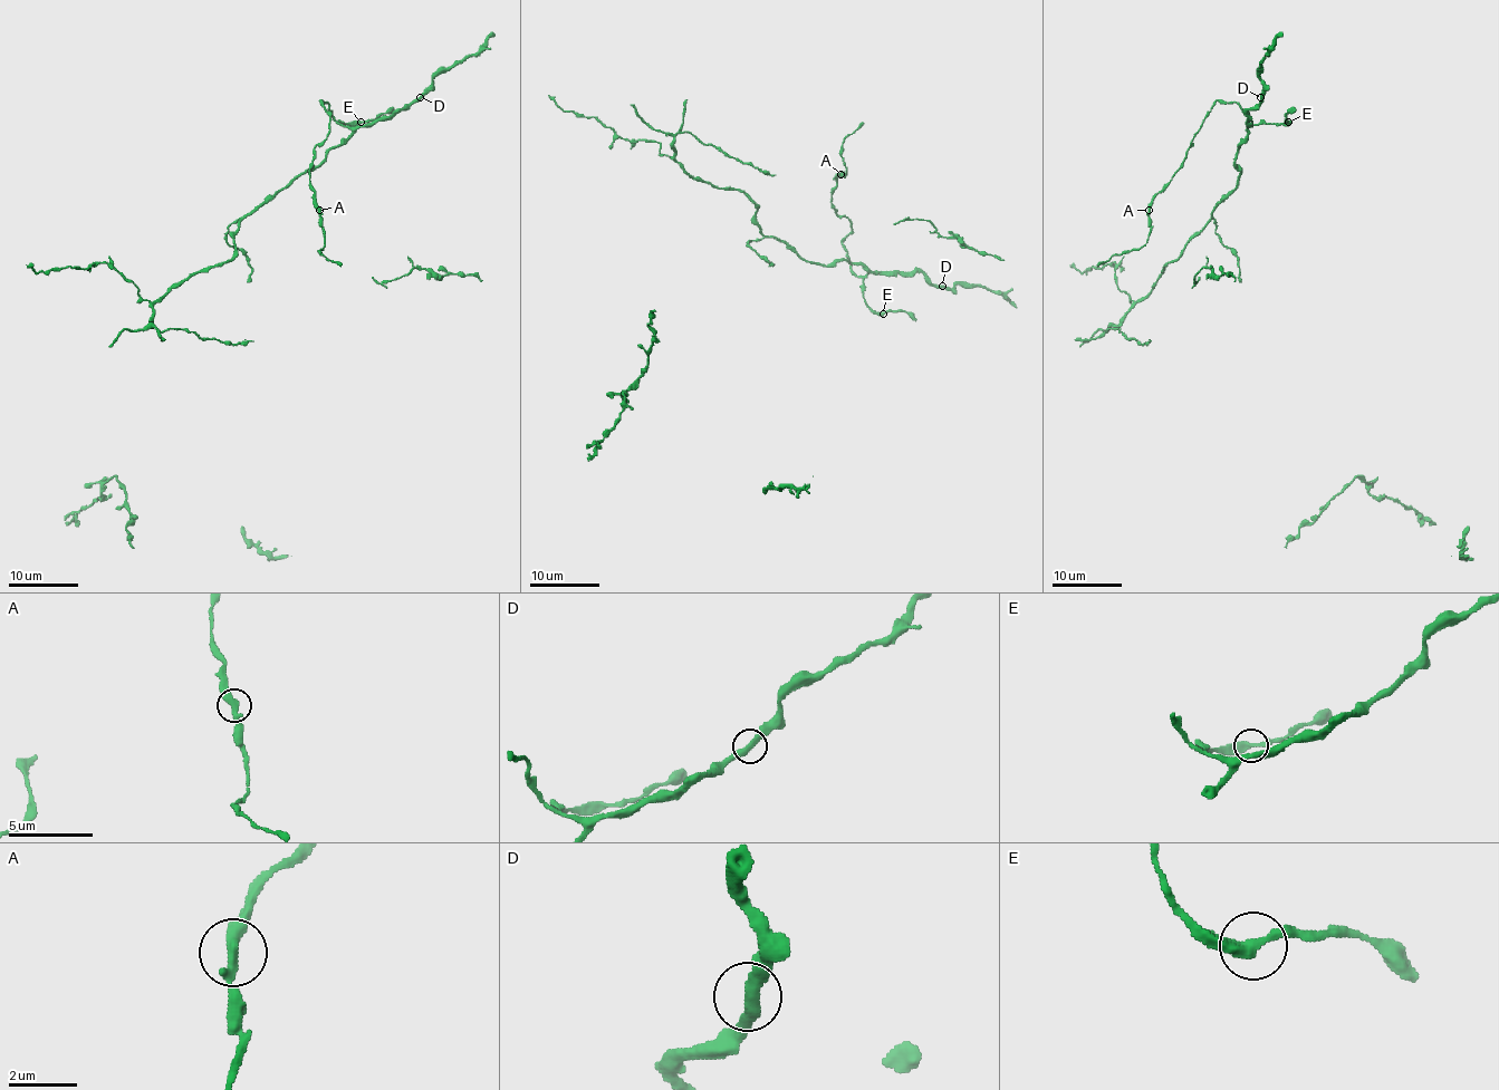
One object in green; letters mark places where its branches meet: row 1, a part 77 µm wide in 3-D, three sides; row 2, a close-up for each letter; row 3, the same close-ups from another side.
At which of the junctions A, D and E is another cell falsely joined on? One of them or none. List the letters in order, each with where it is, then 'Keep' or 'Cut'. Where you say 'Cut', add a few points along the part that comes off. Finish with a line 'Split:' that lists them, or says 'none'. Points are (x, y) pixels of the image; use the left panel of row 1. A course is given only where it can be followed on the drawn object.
A: Place: (319, 210). Keep
D: Place: (420, 97). Keep
E: Place: (361, 122). Keep
Split: none

